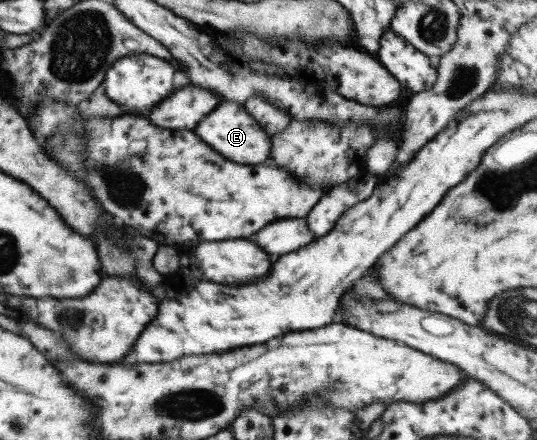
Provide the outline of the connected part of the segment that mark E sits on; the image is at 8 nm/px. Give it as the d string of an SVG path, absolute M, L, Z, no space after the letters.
M220 100L220 104L196 124L194 134L202 142L210 144L210 148L214 148L226 160L232 160L238 164L260 164L260 162L267 164L268 148L272 146L270 138L262 132L262 128L244 110L242 104L231 100Z

